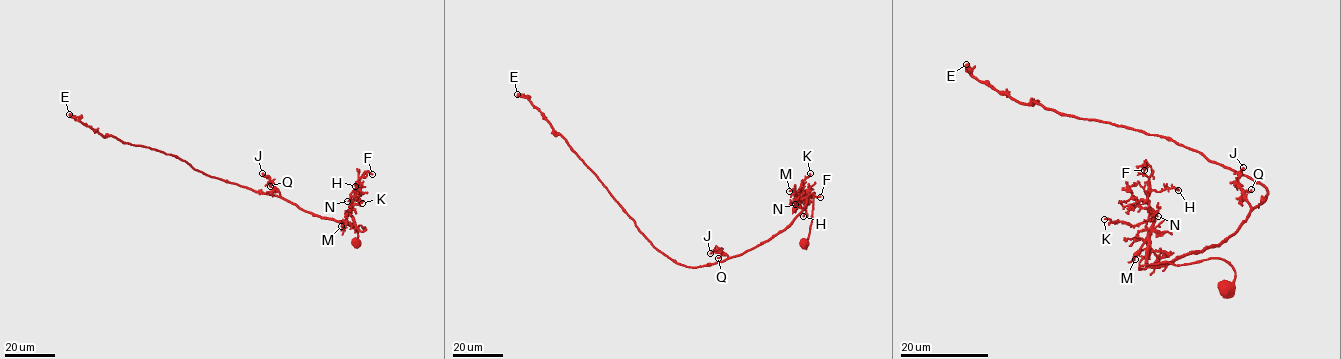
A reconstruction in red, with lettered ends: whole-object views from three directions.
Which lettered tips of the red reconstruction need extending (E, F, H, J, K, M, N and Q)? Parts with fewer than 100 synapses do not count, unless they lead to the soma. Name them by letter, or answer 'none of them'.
none of them

